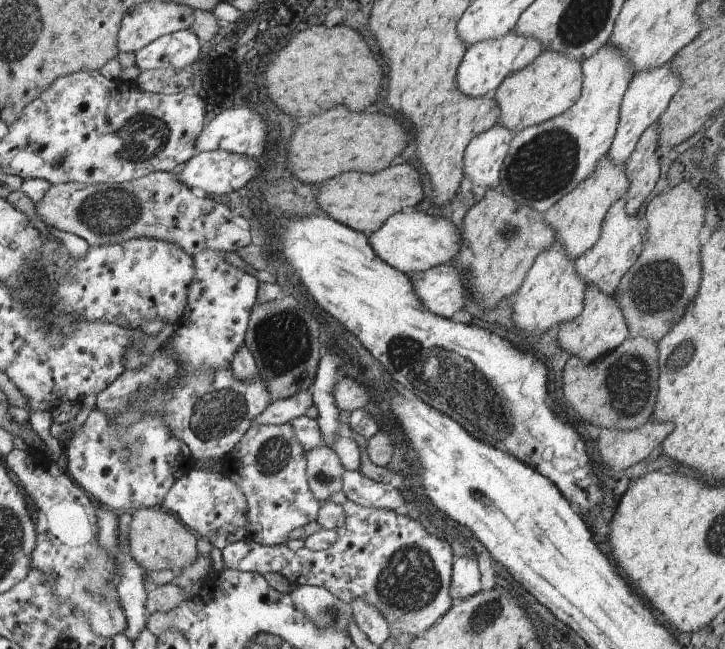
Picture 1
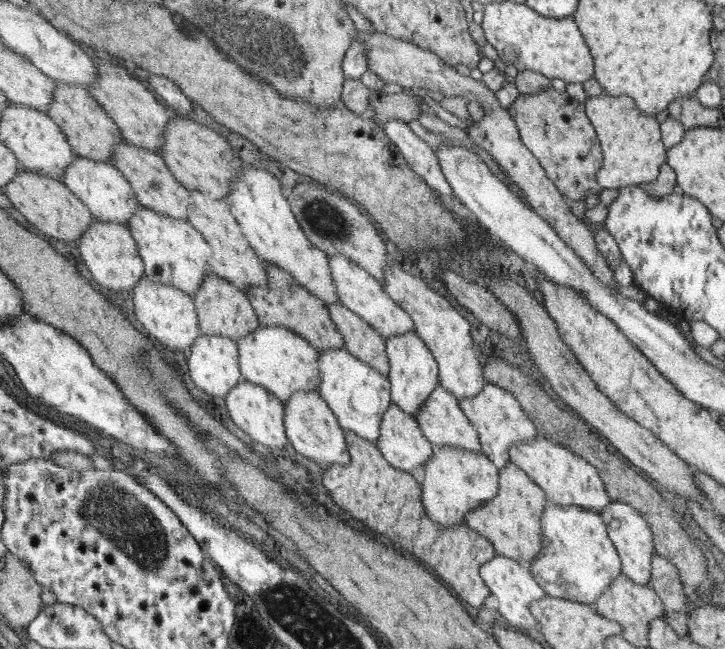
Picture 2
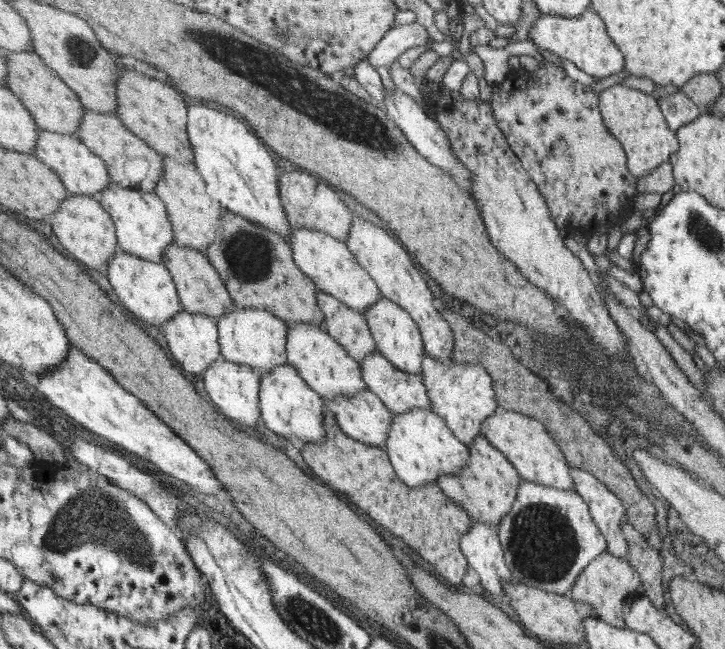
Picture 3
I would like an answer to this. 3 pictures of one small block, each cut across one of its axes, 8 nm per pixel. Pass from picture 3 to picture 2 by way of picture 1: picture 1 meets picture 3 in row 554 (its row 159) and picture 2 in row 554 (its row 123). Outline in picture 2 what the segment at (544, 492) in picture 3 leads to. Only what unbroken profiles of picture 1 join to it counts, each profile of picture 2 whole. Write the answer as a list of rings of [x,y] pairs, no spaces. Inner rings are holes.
[[[550,503],[545,508],[542,521],[543,552],[537,556],[537,560],[530,563],[531,572],[536,576],[537,582],[545,589],[548,596],[594,605],[601,594],[623,573],[621,555],[609,536],[608,525],[600,513],[575,505],[561,506],[555,503]]]

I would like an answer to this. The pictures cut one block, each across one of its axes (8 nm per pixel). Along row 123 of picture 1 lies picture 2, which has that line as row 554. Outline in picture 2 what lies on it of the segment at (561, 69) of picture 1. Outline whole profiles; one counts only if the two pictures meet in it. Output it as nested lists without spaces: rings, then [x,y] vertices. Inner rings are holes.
[[[509,462],[505,468],[500,469],[500,491],[499,496],[493,500],[489,500],[487,504],[483,504],[481,508],[469,512],[465,516],[466,523],[483,536],[488,537],[493,542],[498,554],[513,558],[513,560],[522,561],[524,564],[530,564],[533,560],[537,560],[537,556],[543,552],[543,519],[545,508],[550,504],[548,496],[544,489],[536,484],[520,466],[513,462]]]

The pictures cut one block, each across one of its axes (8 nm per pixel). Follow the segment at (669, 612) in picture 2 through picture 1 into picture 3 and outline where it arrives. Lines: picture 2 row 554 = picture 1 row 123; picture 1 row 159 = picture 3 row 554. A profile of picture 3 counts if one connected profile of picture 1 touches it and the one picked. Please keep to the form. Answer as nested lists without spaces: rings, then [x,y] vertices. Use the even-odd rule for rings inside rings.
[[[629,522],[621,524],[629,543],[629,562],[637,569],[643,583],[642,593],[659,610],[663,606],[663,586],[661,586],[661,558],[643,540],[643,535]]]

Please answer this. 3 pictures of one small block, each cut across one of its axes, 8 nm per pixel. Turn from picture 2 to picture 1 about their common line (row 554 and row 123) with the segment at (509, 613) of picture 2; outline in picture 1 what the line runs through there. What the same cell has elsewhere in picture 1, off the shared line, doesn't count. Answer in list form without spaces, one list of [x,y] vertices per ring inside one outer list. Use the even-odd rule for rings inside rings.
[[[498,122],[492,129],[478,134],[468,146],[464,172],[471,177],[477,199],[483,198],[487,188],[497,188],[502,183],[505,159],[516,136]]]

